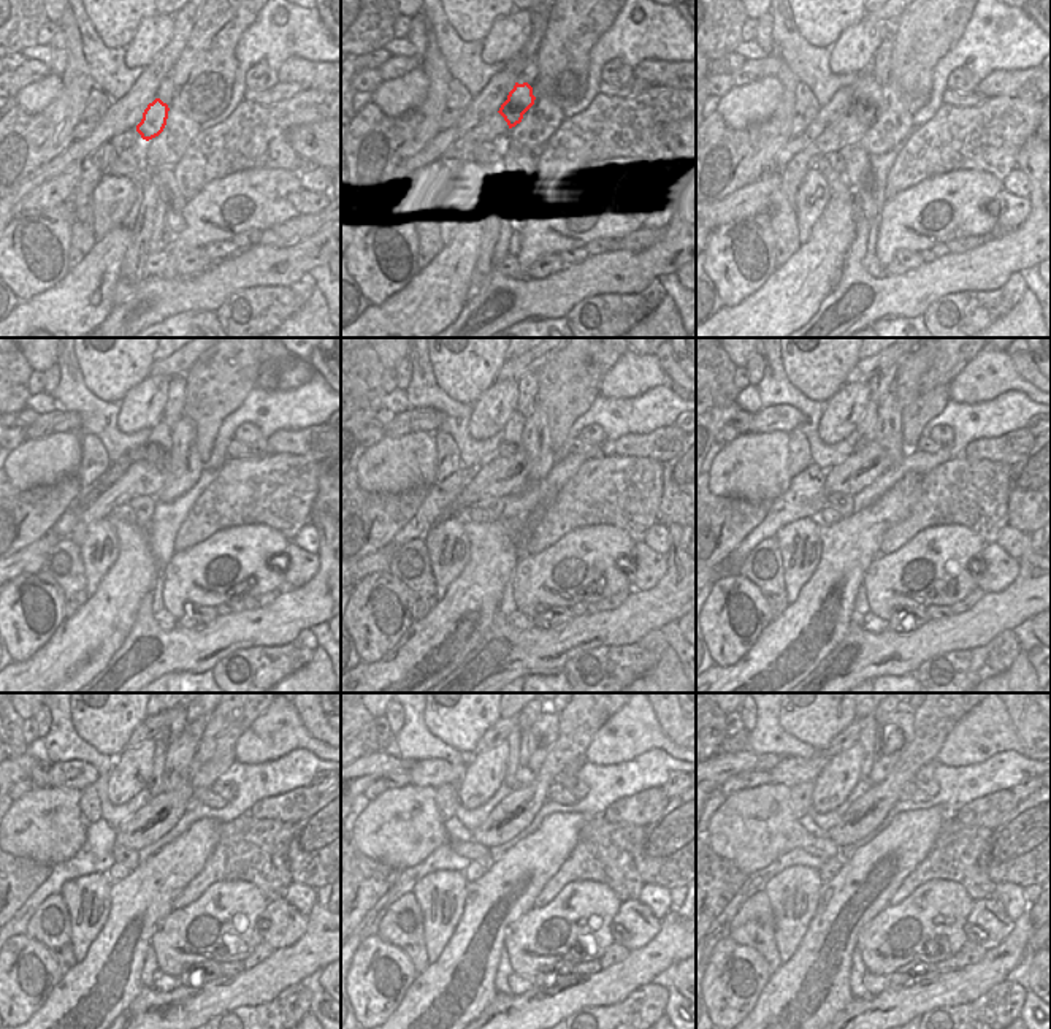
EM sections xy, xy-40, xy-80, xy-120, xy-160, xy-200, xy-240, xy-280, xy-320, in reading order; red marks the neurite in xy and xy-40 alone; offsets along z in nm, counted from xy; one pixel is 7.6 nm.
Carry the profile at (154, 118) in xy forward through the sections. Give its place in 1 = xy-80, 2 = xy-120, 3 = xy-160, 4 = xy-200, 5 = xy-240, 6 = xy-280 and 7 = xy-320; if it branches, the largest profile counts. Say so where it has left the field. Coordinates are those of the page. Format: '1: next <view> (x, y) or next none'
1: next xy-80 (867, 97)
2: next xy-120 (159, 444)
3: next xy-160 (512, 432)
4: next xy-200 (866, 430)
5: next xy-240 (154, 784)
6: next xy-280 (514, 738)
7: next xy-320 (867, 725)

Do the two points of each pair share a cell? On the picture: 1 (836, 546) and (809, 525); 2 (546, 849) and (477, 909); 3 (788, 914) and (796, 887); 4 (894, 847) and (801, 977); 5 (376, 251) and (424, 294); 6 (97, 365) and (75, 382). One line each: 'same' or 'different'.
1: different
2: same
3: same
4: same
5: different
6: different

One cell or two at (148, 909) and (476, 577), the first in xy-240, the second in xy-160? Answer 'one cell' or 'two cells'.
one cell

